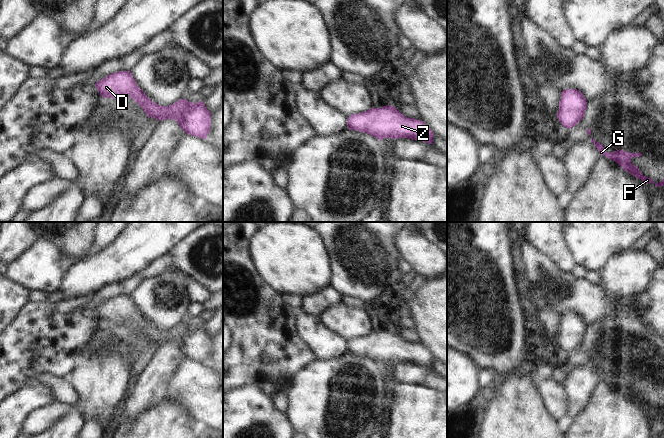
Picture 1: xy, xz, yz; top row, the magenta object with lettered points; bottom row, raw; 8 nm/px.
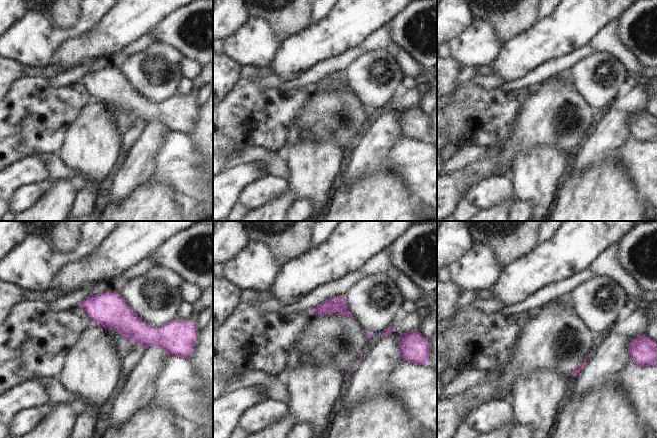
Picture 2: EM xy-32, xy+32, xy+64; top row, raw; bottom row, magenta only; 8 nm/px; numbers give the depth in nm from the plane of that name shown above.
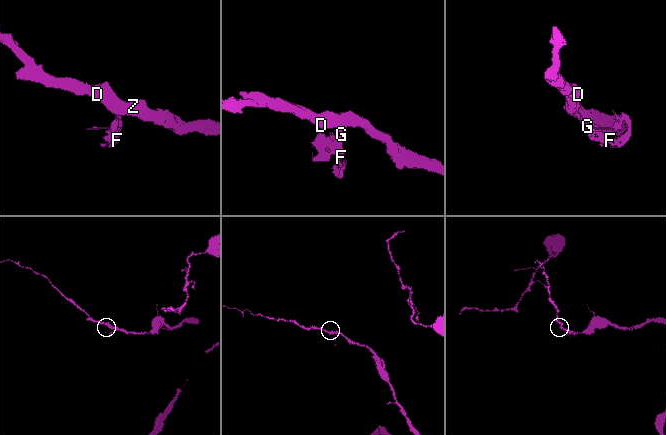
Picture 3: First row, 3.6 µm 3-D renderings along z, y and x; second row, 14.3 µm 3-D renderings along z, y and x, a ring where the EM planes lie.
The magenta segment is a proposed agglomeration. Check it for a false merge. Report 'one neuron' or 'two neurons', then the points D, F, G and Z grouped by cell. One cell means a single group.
two neurons; D Z / F G

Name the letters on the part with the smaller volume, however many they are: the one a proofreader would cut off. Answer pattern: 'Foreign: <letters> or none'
Foreign: F, G.

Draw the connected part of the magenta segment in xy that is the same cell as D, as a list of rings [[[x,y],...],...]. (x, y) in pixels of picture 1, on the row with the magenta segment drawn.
[[[118,71],[98,80],[95,86],[103,98],[134,100],[148,118],[158,121],[173,119],[179,127],[191,136],[205,139],[210,130],[210,112],[203,101],[196,103],[179,99],[168,106],[151,101],[137,86],[130,71]]]

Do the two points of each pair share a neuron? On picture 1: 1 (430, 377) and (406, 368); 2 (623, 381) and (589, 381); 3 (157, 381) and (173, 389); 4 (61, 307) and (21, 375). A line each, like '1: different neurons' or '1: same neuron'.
1: same neuron
2: different neurons
3: different neurons
4: different neurons

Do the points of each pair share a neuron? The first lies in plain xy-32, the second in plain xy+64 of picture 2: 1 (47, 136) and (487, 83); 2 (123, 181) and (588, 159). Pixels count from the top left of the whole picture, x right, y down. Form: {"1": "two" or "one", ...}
{"1": "two", "2": "one"}

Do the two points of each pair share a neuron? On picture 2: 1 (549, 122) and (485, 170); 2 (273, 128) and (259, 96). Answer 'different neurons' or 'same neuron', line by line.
1: same neuron
2: same neuron

